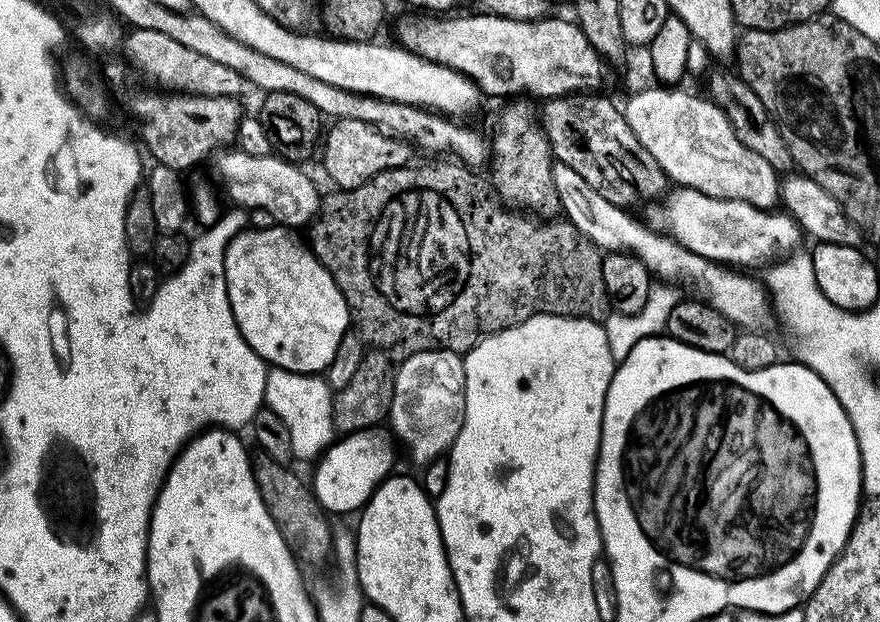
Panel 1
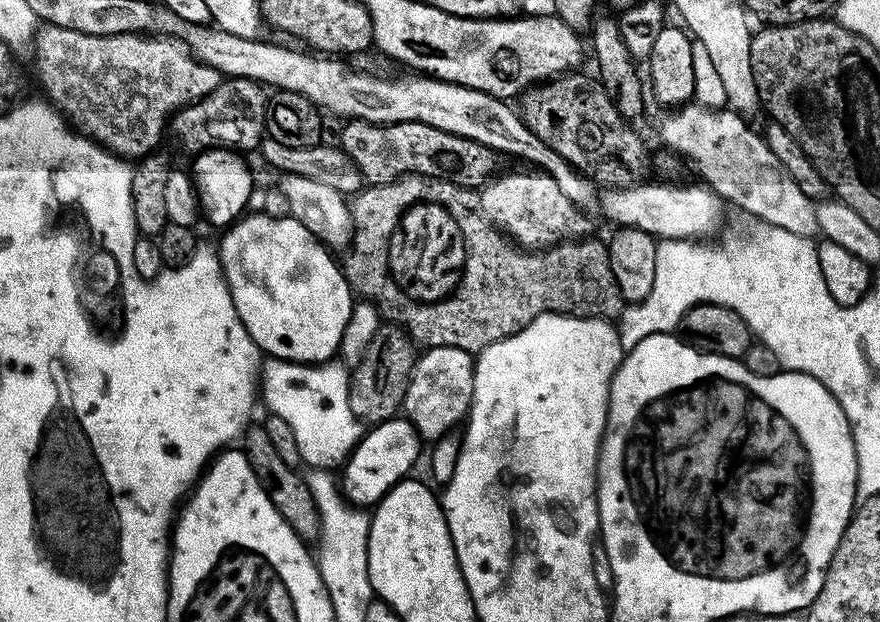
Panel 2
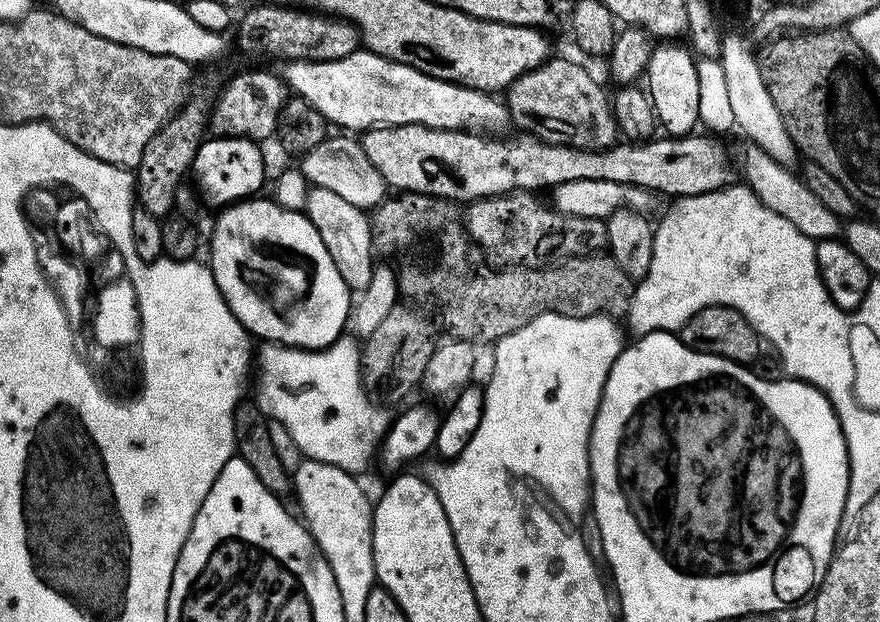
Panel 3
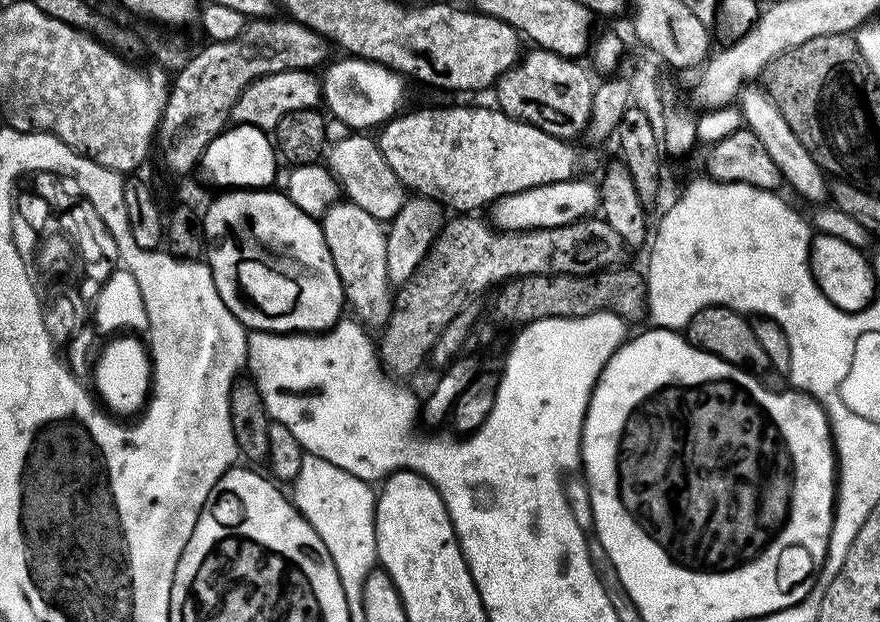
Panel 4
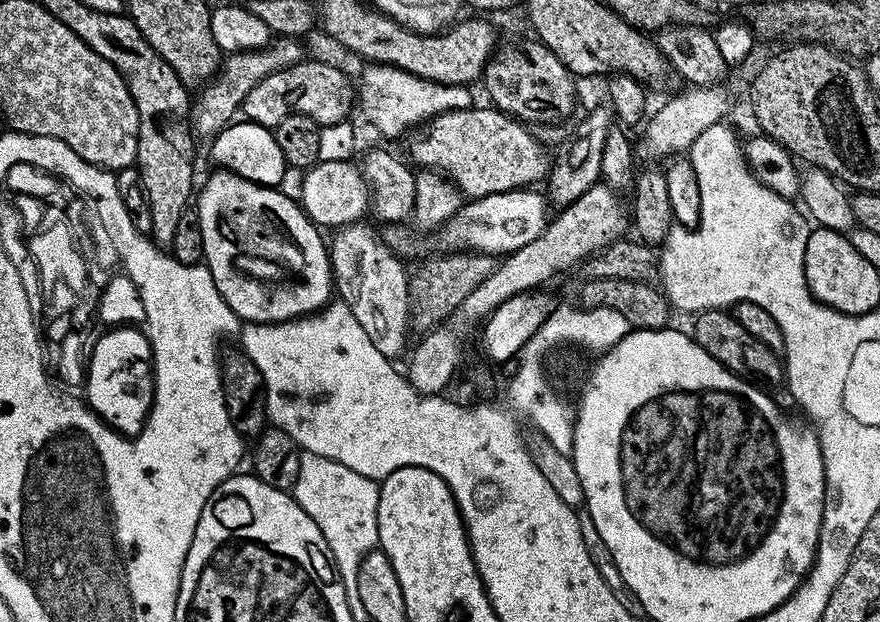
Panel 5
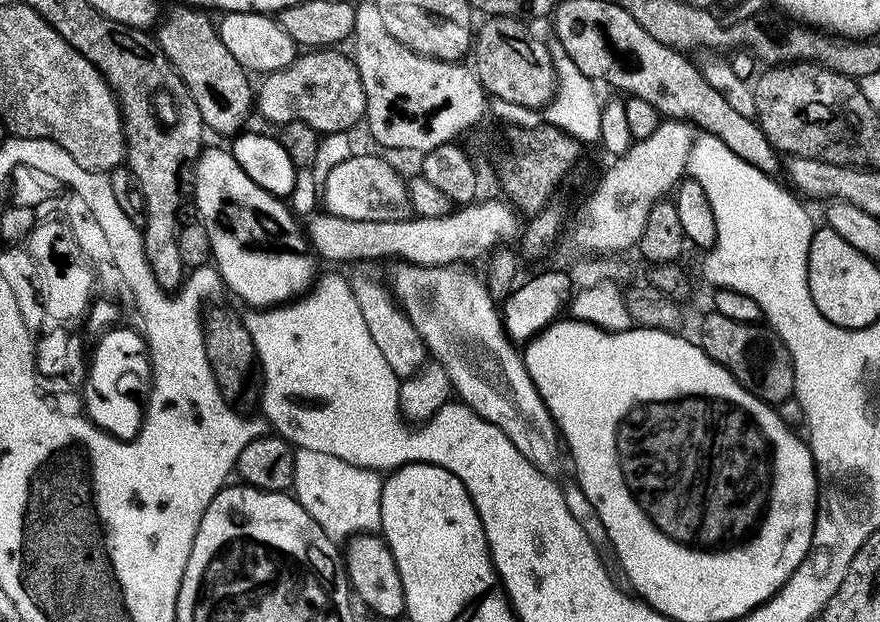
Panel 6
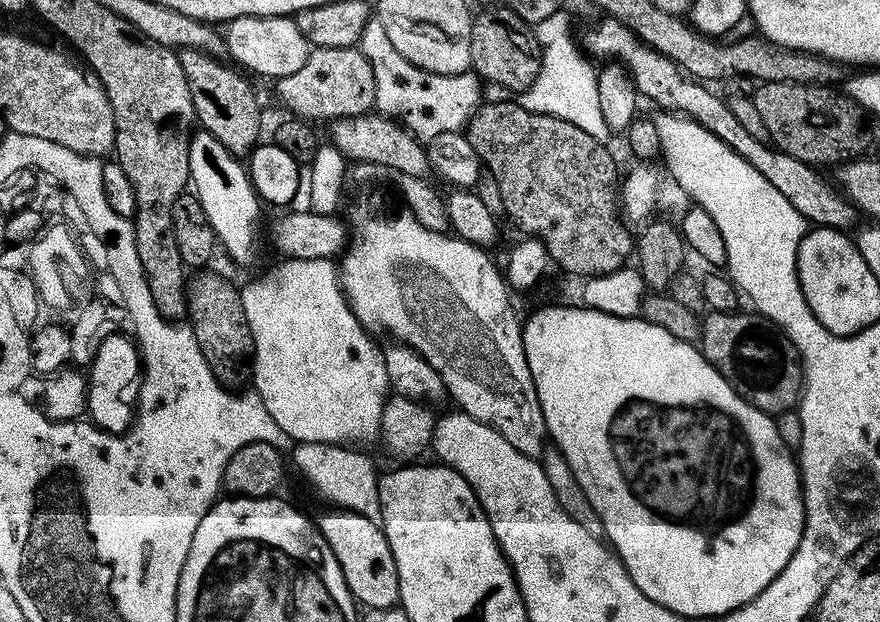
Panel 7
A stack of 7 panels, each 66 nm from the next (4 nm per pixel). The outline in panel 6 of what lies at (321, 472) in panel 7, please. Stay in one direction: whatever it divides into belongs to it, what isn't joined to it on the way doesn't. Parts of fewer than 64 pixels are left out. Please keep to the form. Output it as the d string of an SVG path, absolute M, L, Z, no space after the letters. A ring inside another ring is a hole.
M294 450L292 494L304 510L323 528L332 540L345 541L355 535L372 534L381 524L381 490L383 477L371 468L354 466L334 454L318 450Z

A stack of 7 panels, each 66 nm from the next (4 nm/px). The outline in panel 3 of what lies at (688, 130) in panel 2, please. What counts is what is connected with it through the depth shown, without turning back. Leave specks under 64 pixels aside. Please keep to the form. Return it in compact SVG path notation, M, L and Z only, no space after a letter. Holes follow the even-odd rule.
M748 146L744 152L744 176L746 186L751 189L764 206L776 214L781 214L787 221L793 222L798 230L815 241L835 239L842 230L841 219L822 202L811 194L808 187L785 165L770 158L761 148Z

